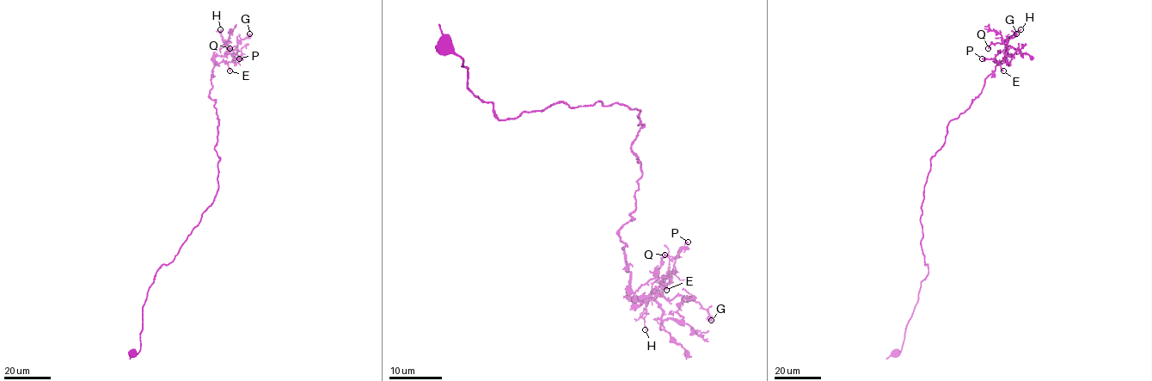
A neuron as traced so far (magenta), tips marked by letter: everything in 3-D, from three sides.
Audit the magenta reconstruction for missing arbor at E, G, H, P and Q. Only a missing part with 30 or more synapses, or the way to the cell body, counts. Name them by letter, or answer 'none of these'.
none of these

